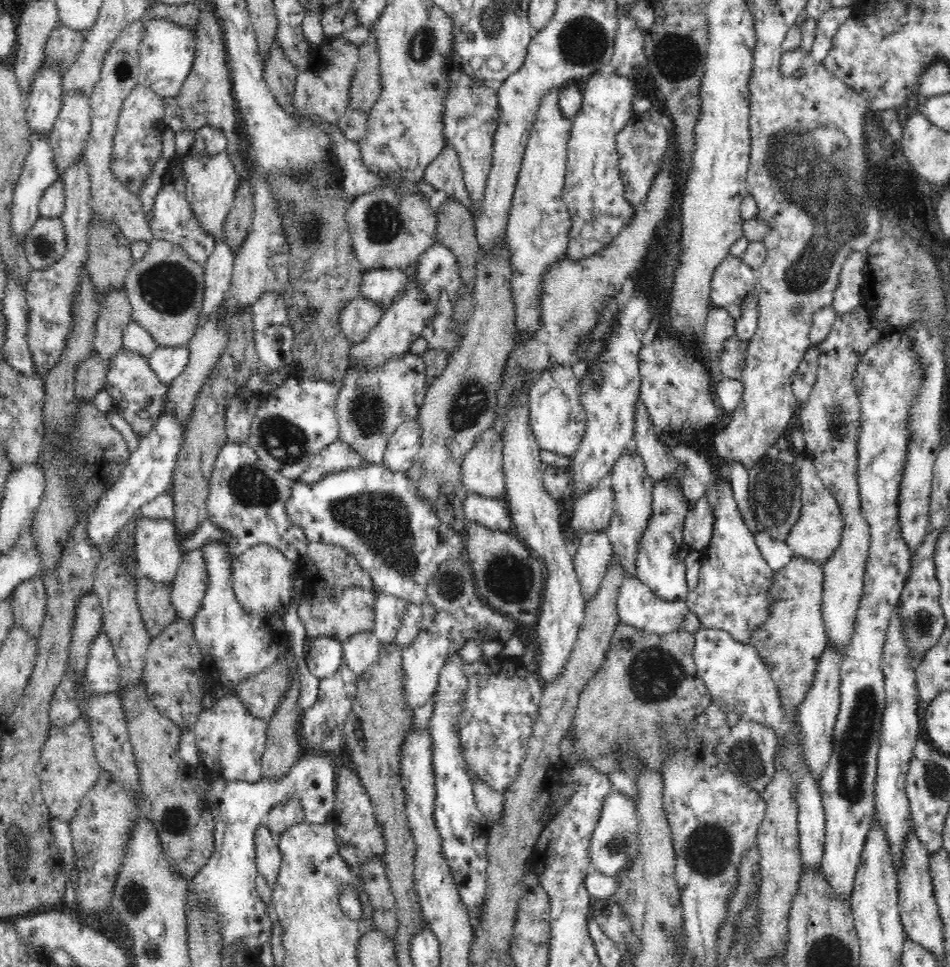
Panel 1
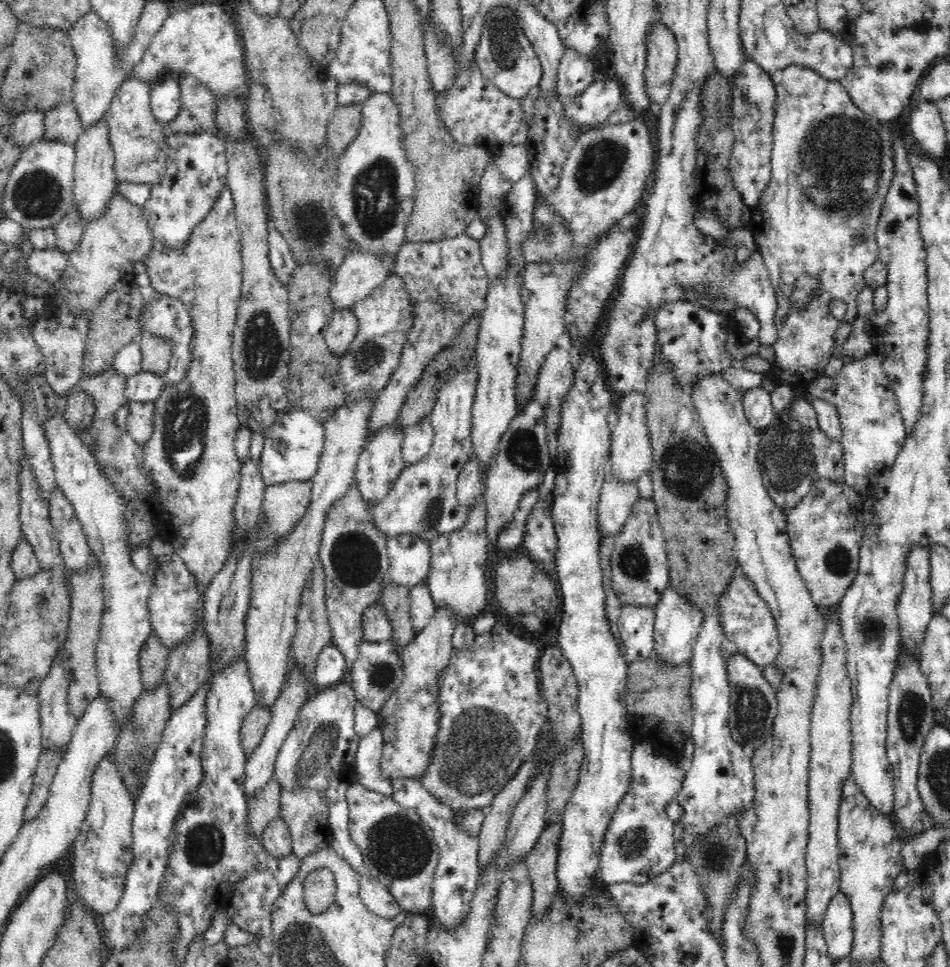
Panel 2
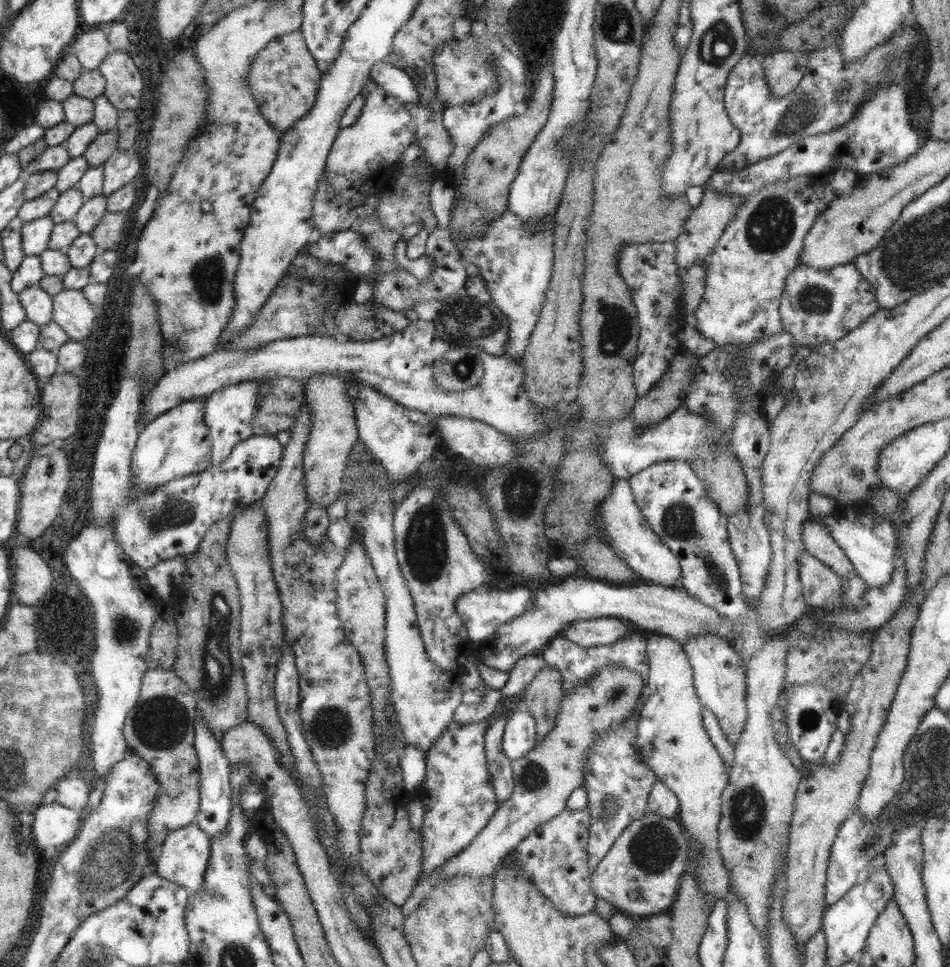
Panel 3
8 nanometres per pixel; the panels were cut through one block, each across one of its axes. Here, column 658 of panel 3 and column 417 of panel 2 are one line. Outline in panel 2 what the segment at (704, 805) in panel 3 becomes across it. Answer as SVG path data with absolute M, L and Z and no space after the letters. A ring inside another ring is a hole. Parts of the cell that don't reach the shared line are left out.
M451 606L438 608L429 624L401 649L403 683L392 692L377 715L377 728L383 734L381 766L388 777L420 779L428 770L440 720L438 680L444 676L444 670L452 656L451 638L458 624L460 623L452 613Z

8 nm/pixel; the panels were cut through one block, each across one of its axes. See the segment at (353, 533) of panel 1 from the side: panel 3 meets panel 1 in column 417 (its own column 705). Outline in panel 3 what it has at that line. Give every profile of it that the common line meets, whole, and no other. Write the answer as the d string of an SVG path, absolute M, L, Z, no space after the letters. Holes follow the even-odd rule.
M663 460L654 462L648 468L634 474L628 482L633 500L647 524L677 556L681 566L682 588L691 597L696 597L712 610L716 610L723 620L729 620L733 624L743 622L747 618L750 605L742 594L740 567L738 567L728 537L729 518L723 516L718 505L707 497L705 484L700 481L696 471L687 461Z

